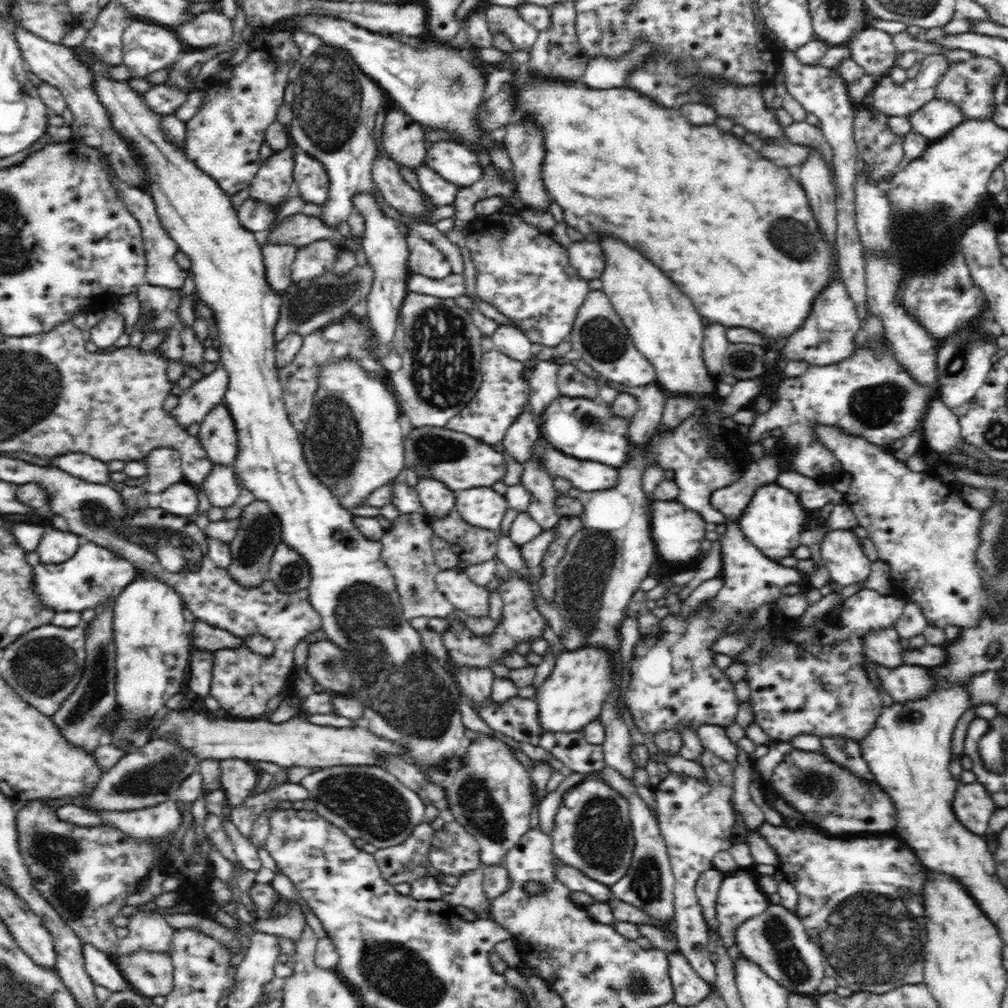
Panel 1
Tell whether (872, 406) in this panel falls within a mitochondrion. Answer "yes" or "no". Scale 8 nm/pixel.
yes

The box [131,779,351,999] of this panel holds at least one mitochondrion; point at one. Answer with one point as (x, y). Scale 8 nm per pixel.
(150, 973)

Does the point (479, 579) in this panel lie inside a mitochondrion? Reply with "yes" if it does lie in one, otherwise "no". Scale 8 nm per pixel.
no

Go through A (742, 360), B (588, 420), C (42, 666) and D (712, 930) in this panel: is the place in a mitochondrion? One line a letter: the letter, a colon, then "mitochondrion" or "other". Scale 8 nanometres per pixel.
A: mitochondrion
B: mitochondrion
C: mitochondrion
D: other

